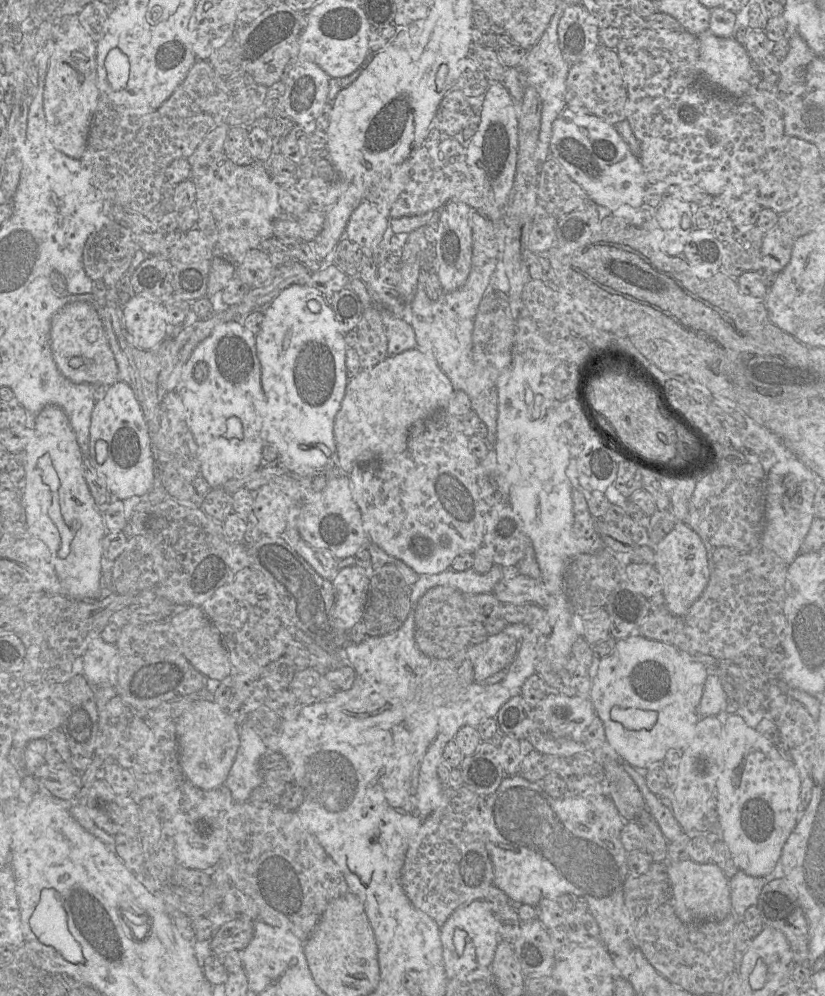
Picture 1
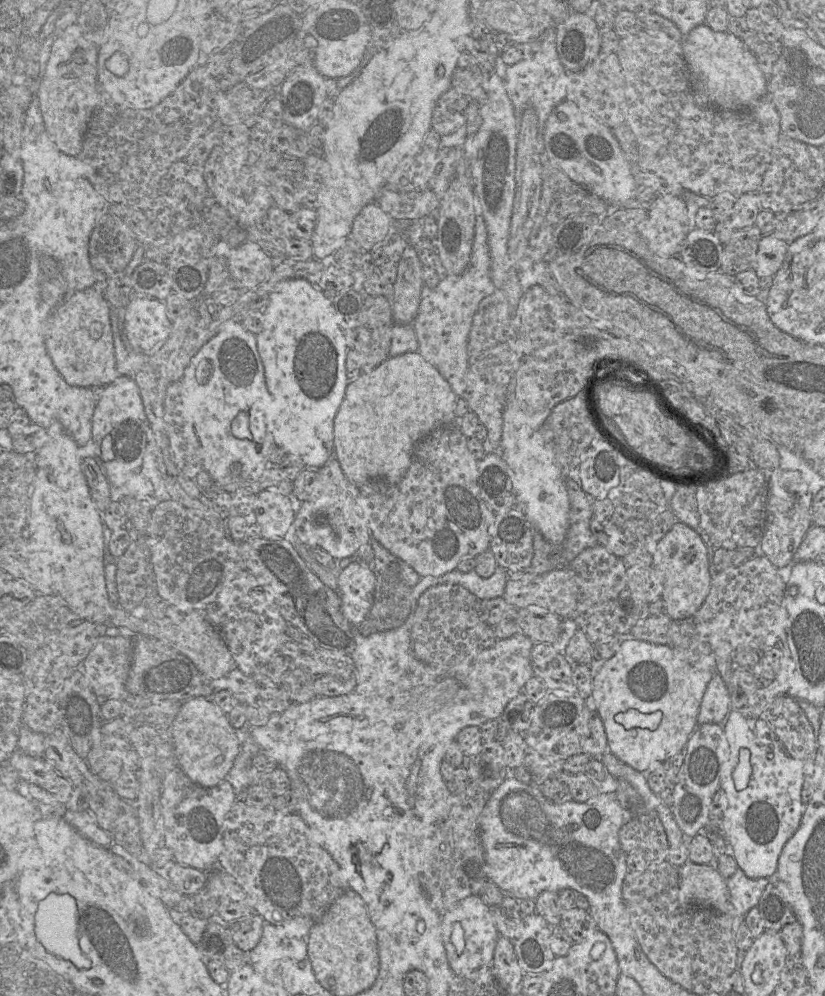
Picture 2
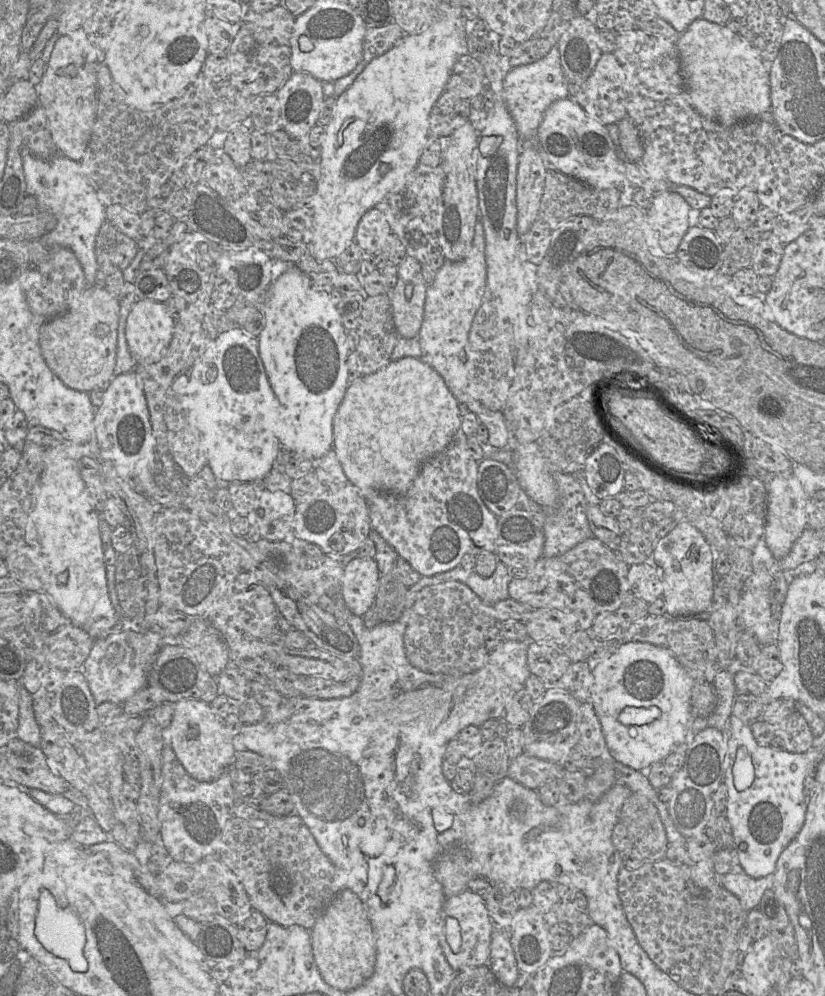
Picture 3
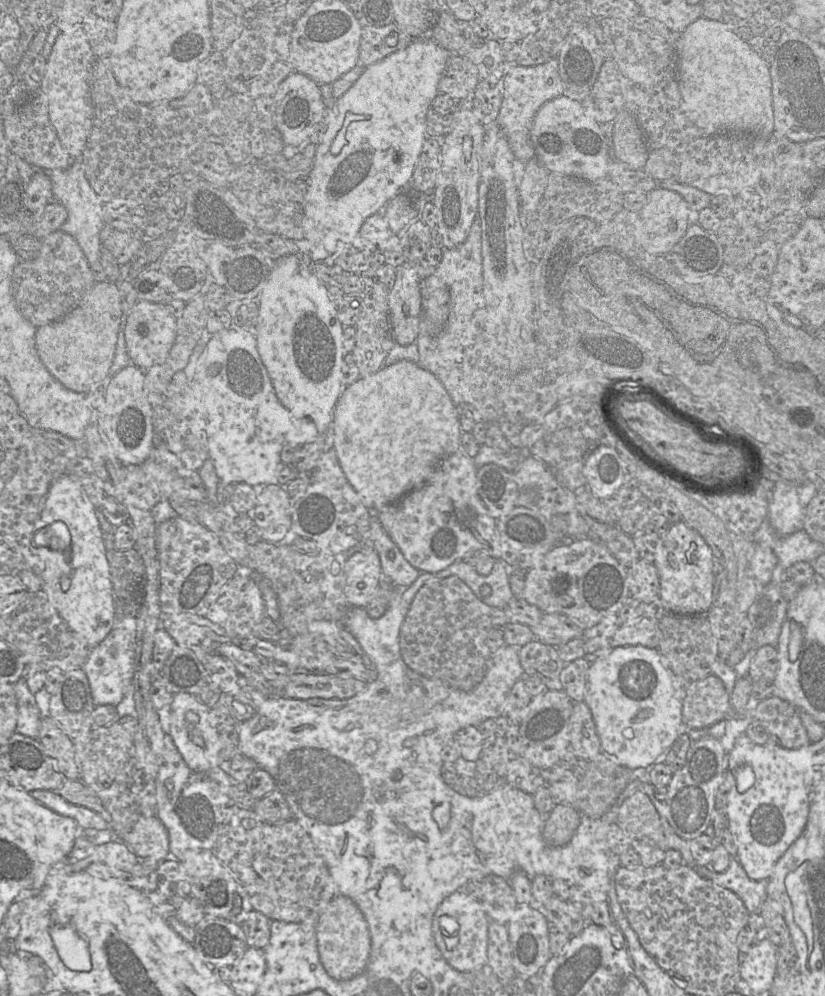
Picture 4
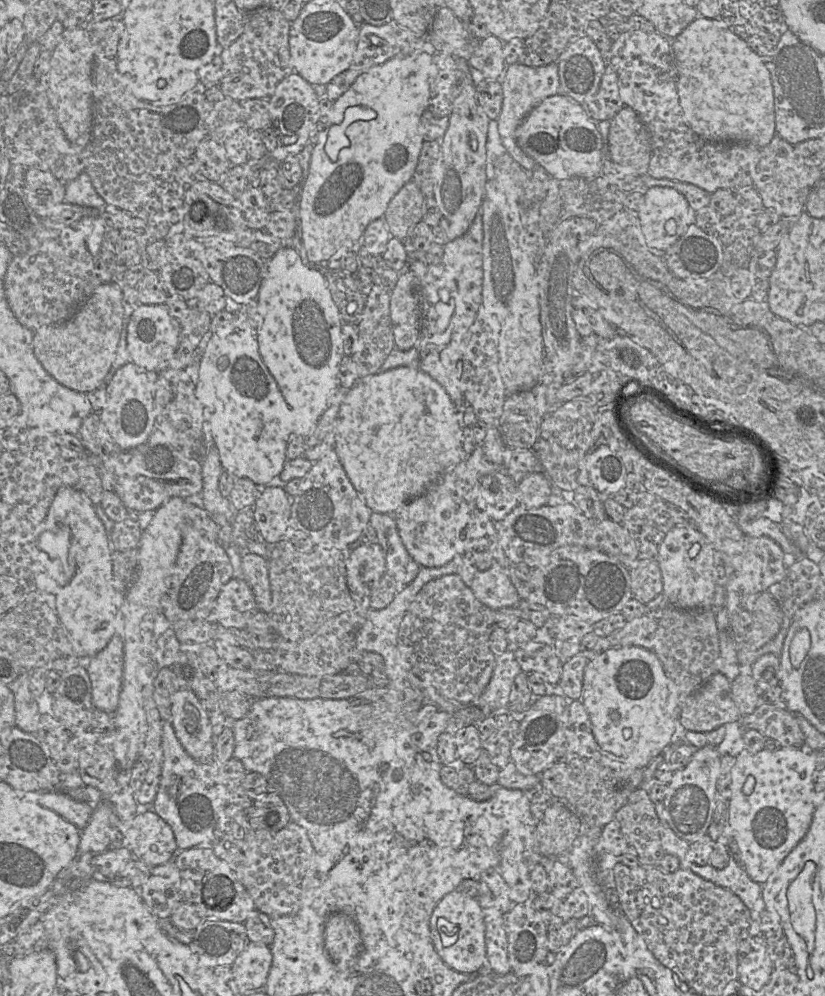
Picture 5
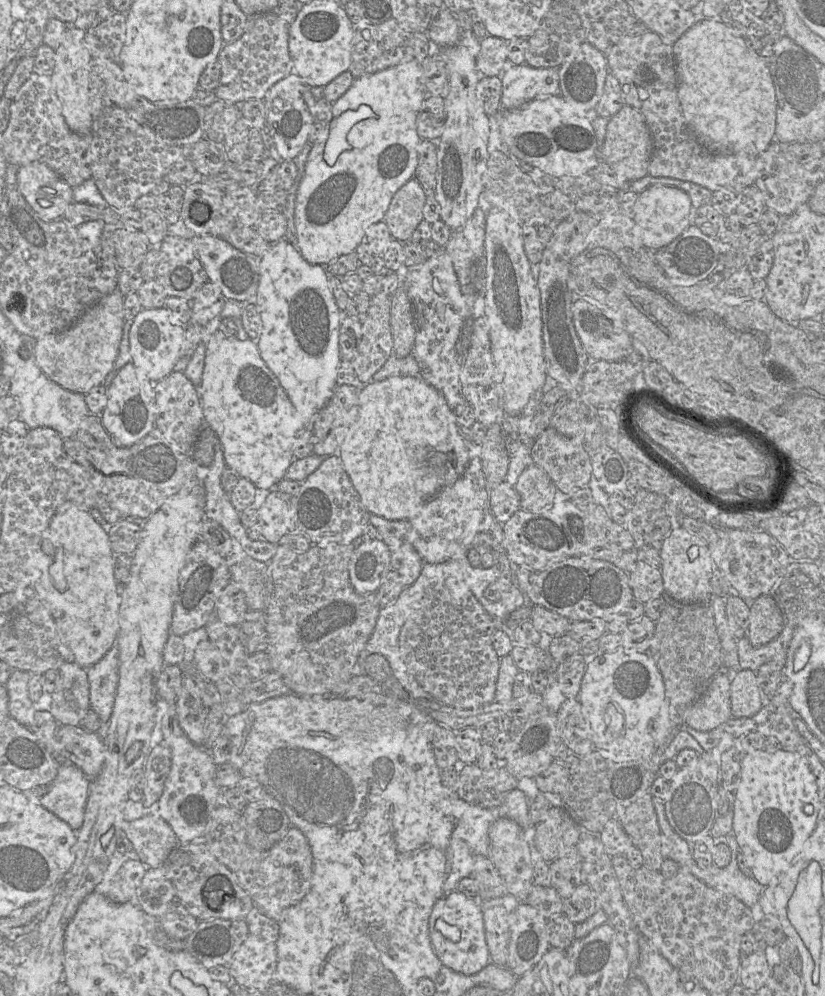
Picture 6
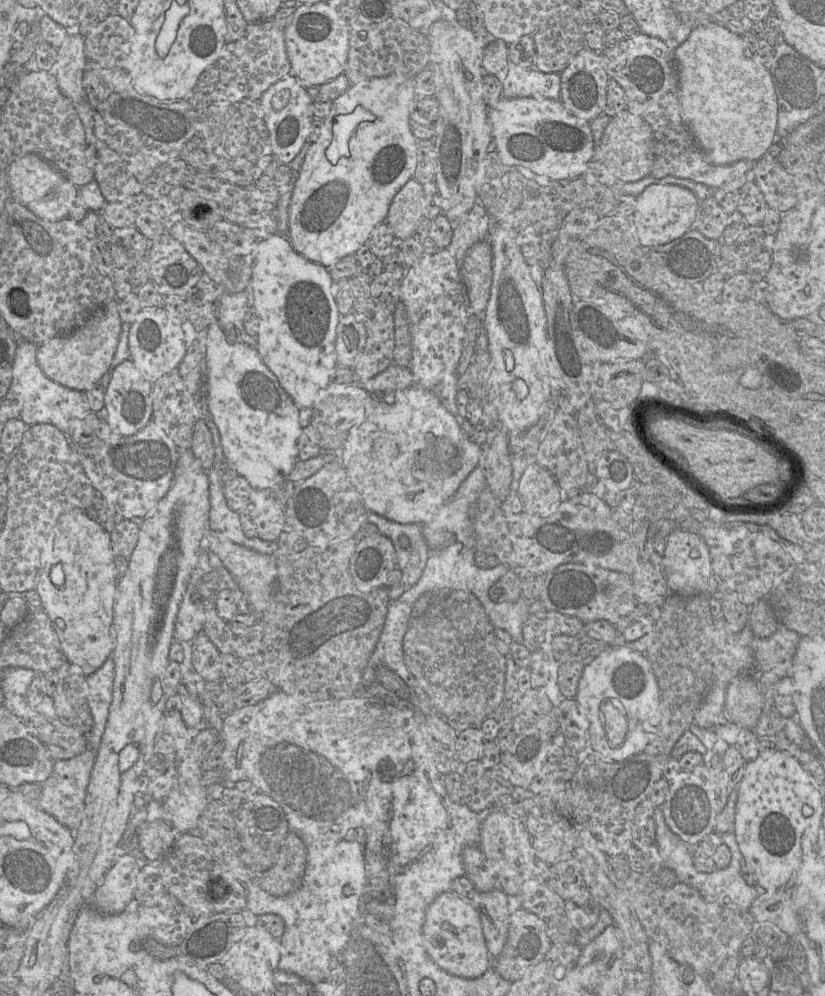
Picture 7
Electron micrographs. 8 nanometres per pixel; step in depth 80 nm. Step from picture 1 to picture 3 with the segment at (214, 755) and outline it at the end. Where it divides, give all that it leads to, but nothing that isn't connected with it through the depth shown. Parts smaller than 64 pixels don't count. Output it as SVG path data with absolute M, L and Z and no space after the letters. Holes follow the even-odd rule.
M183 699L174 704L171 724L164 730L164 741L171 746L186 772L200 782L216 779L232 766L236 756L233 738L224 723L214 715L210 704L200 700Z

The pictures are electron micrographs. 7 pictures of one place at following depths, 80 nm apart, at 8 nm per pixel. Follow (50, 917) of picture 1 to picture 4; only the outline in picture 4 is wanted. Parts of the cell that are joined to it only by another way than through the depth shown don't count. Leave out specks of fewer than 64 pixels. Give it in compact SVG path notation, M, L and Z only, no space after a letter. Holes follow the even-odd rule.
M54 924L50 934L59 957L70 970L77 972L91 970L87 943L71 926Z

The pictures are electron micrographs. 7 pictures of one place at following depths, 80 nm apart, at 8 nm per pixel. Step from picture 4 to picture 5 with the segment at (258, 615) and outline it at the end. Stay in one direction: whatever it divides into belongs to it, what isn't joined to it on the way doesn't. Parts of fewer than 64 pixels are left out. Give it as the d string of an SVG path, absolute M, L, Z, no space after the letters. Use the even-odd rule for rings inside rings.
M232 577L218 596L212 619L225 628L246 629L256 611L251 587L242 577Z

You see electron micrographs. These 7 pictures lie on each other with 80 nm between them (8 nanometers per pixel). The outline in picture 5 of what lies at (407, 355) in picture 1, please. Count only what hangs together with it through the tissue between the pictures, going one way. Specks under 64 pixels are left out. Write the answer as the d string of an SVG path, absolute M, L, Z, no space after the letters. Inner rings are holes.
M410 366L393 368L359 379L357 383L346 392L346 397L341 404L336 420L334 450L350 482L368 508L372 512L390 515L394 515L410 500L424 494L446 471L450 470L459 462L467 460L467 454L463 450L462 427L457 420L454 402L451 400L446 390L436 380L423 372L419 367Z

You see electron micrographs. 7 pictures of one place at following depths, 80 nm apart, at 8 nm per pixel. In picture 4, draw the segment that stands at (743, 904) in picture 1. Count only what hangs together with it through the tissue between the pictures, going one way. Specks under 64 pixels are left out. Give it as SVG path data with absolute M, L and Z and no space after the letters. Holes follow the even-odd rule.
M731 856L729 866L724 872L715 872L710 867L695 868L703 877L734 892L749 913L756 912L767 897L768 880L750 879L740 862Z

